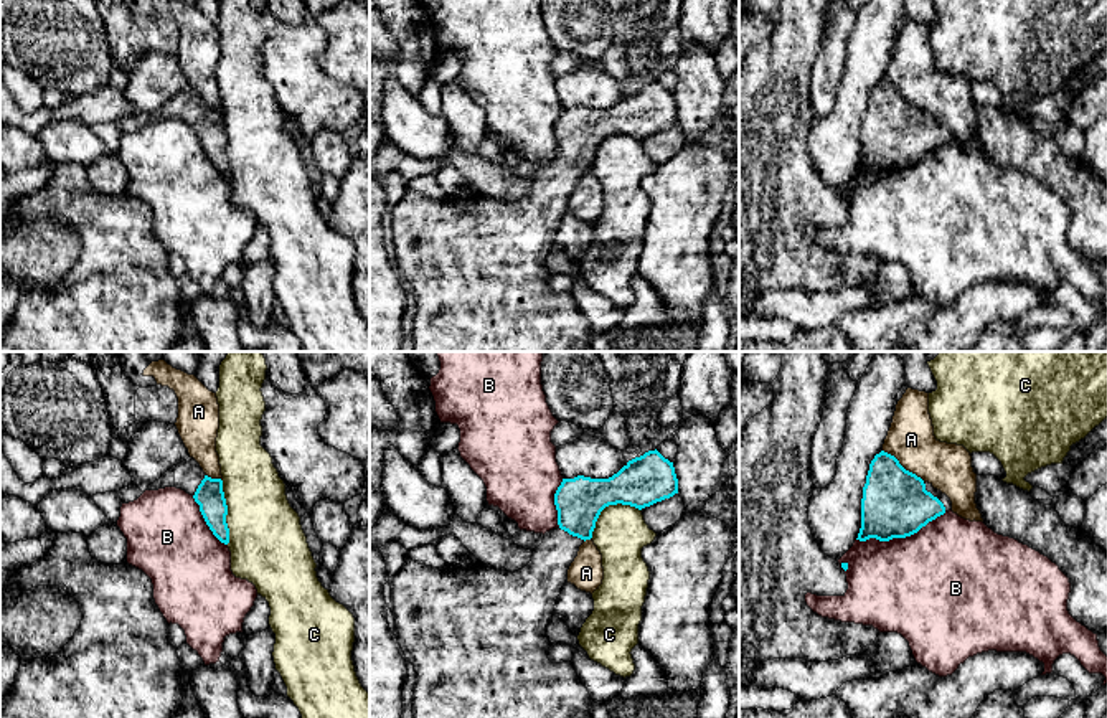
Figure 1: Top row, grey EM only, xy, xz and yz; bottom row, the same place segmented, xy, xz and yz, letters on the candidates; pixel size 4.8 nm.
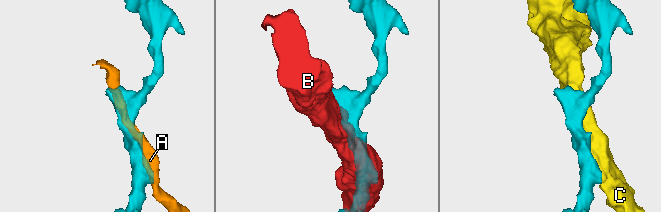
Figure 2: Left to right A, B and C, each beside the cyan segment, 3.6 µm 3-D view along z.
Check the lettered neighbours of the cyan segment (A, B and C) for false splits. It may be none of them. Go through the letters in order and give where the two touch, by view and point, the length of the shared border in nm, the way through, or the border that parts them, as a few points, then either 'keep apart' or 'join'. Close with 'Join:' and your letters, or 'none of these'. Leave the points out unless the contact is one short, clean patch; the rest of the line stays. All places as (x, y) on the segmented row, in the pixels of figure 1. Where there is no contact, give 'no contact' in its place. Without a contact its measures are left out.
A: contact yz (903, 467); length 260 nm; border yz (883, 449), (924, 481); keep apart
B: contact yz (901, 537); length 460 nm; keep apart
C: contact xz (607, 505); length 300 nm; keep apart
Join: none of these

